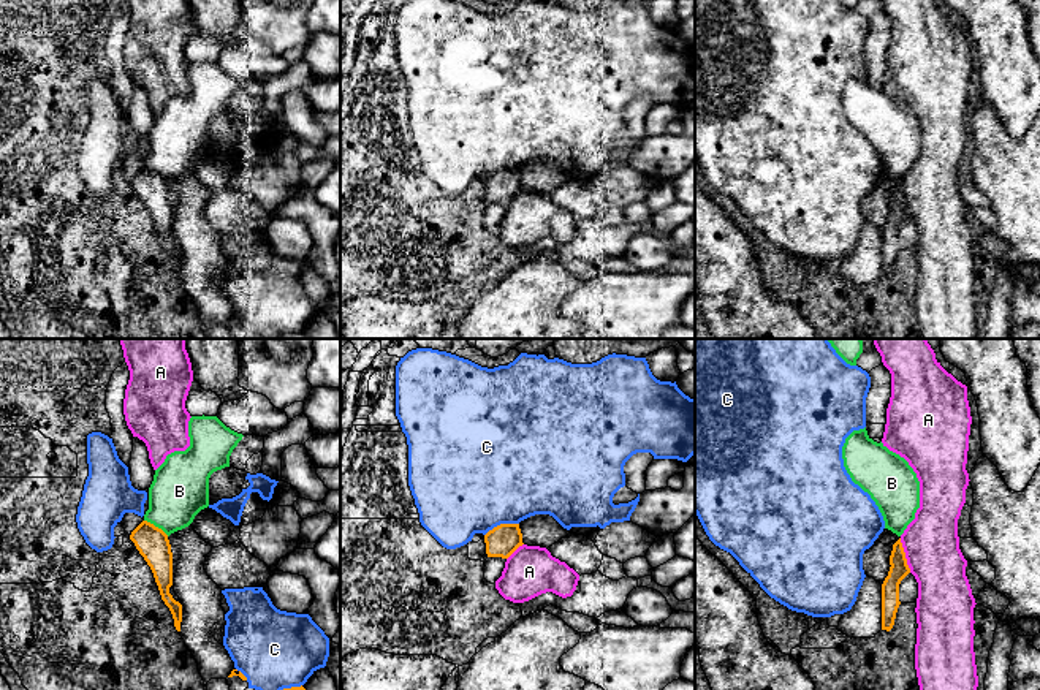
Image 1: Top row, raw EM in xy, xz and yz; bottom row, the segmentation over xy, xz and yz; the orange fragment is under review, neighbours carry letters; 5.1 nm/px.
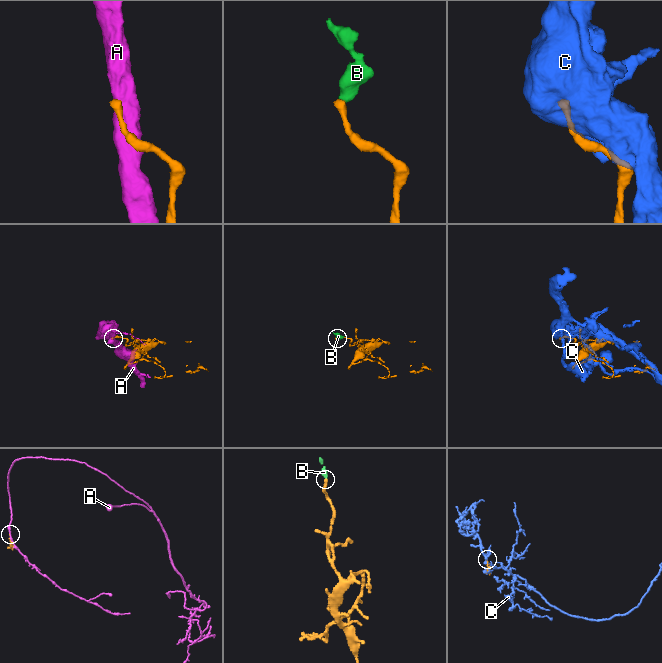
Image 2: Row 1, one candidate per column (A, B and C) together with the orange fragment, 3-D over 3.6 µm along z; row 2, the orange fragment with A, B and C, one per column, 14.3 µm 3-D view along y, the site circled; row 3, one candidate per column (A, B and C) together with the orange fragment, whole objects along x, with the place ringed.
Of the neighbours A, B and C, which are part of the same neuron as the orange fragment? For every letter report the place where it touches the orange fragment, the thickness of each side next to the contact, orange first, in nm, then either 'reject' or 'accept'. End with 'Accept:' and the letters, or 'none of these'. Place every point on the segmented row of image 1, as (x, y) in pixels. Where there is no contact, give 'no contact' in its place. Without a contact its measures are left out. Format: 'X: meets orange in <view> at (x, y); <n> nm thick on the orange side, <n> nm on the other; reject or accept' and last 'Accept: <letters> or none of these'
A: meets orange in yz at (904, 556); 100 nm thick on the orange side, 280 nm on the other; reject
B: meets orange in xy at (157, 527); 160 nm thick on the orange side, 300 nm on the other; reject
C: meets orange in xz at (501, 524); 160 nm thick on the orange side, 500 nm on the other; reject
Accept: none of these

